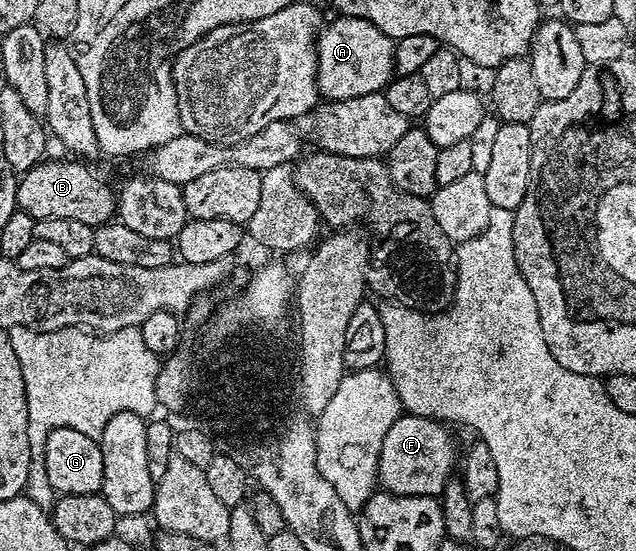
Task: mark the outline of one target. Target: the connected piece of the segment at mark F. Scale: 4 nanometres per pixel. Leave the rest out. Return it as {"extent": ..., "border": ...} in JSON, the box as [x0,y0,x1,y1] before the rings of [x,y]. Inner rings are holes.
{"extent":[377,417,454,497],"border":[[[398,417],[388,435],[384,435],[384,447],[380,447],[377,484],[396,495],[438,497],[454,469],[454,437],[446,428],[433,417]]]}

